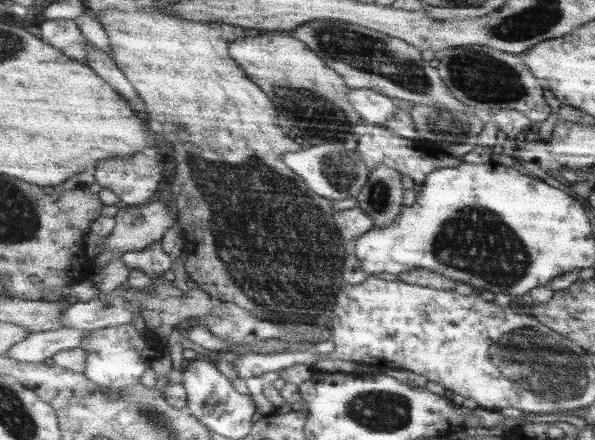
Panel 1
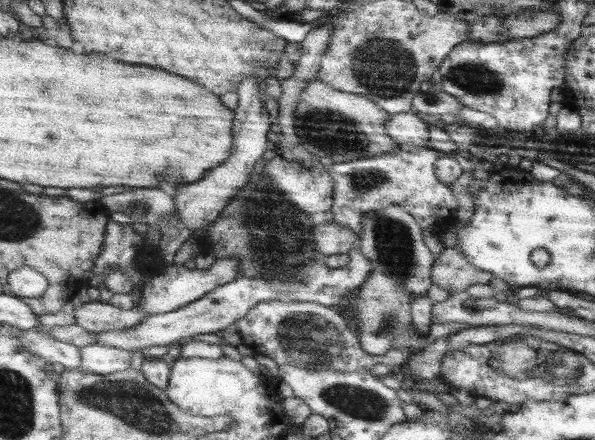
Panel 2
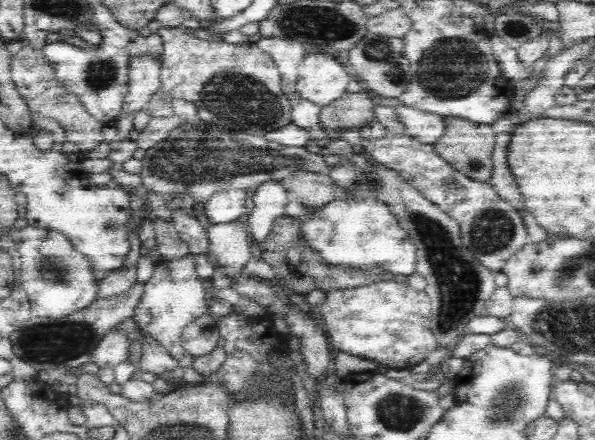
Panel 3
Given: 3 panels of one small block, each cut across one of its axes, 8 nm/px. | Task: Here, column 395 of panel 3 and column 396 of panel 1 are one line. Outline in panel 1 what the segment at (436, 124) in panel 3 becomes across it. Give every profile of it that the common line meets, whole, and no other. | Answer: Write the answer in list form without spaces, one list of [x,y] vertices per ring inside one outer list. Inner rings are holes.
[[[349,88],[347,100],[355,106],[365,124],[375,124],[375,126],[381,126],[391,118],[395,118],[399,110],[389,96],[371,88]]]

